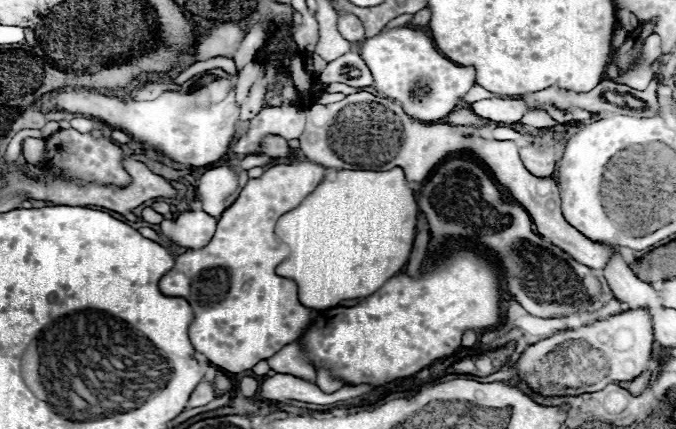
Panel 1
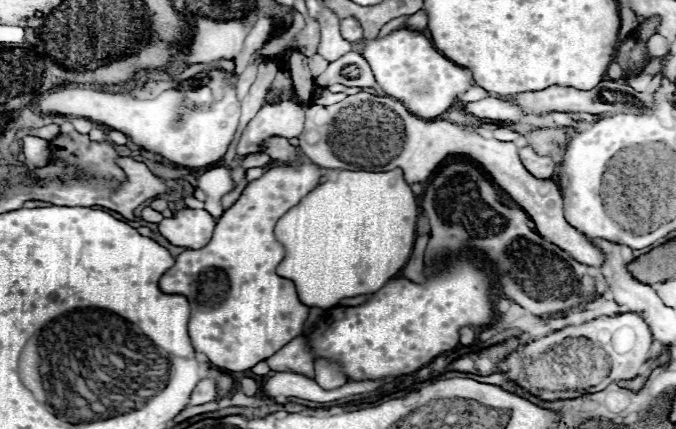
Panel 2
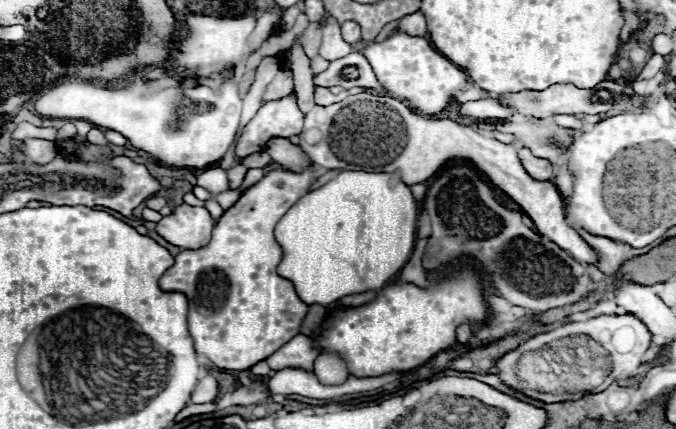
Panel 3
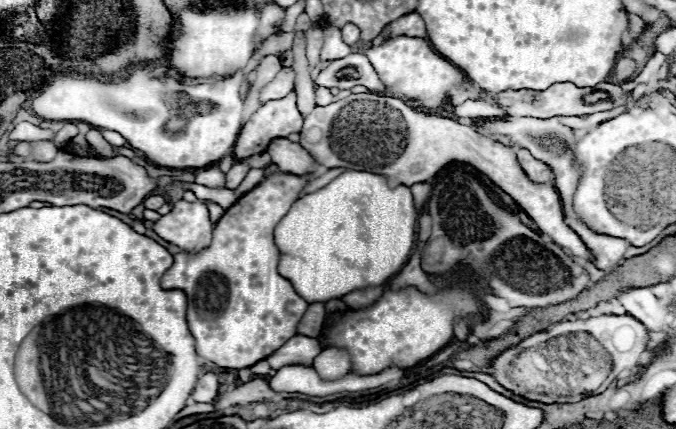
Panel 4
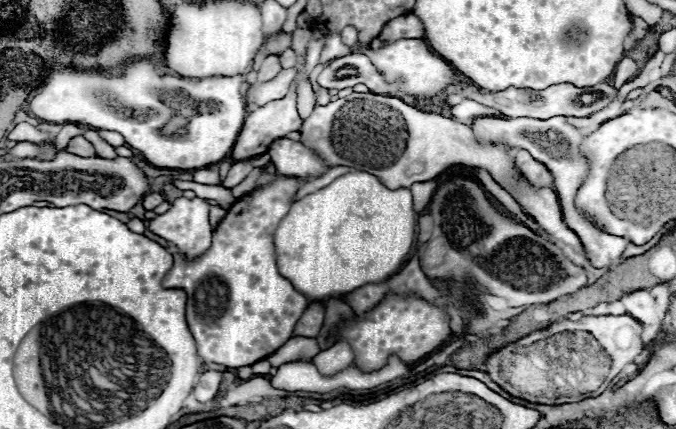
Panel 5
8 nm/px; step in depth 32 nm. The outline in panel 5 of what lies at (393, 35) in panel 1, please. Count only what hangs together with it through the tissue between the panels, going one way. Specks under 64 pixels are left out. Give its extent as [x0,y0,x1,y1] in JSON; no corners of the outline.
[368,40,458,100]

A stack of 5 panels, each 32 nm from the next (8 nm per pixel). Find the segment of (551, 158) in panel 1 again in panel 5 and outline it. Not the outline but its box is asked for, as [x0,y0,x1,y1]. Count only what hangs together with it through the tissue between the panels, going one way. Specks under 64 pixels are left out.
[514,150,552,188]

